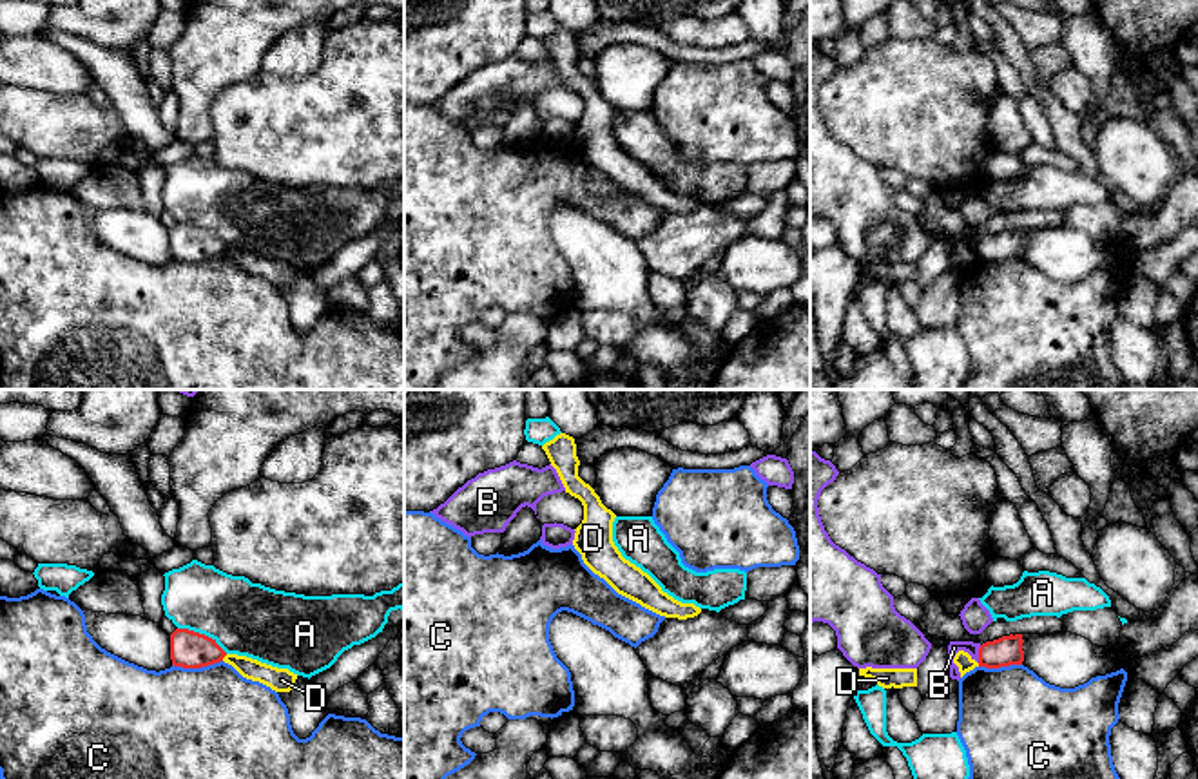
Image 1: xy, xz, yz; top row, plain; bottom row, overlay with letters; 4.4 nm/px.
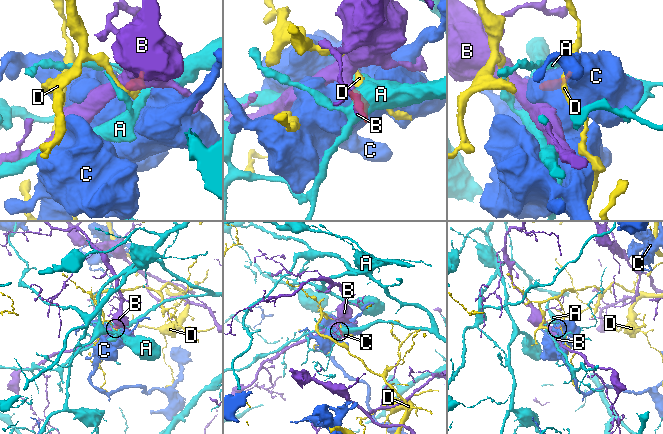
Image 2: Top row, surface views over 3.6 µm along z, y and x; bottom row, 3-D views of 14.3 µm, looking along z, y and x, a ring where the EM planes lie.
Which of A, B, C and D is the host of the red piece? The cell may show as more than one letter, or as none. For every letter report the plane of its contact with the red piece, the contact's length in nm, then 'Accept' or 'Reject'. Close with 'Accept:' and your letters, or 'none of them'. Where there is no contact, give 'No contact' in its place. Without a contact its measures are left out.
A: Touches red in xy. Shared border 260 nm. Reject
B: Touches red in yz. Shared border 80 nm. Reject
C: Touches red in xy. Shared border 220 nm. Reject
D: Touches red in xy. Shared border 40 nm. Reject
Accept: none of them

